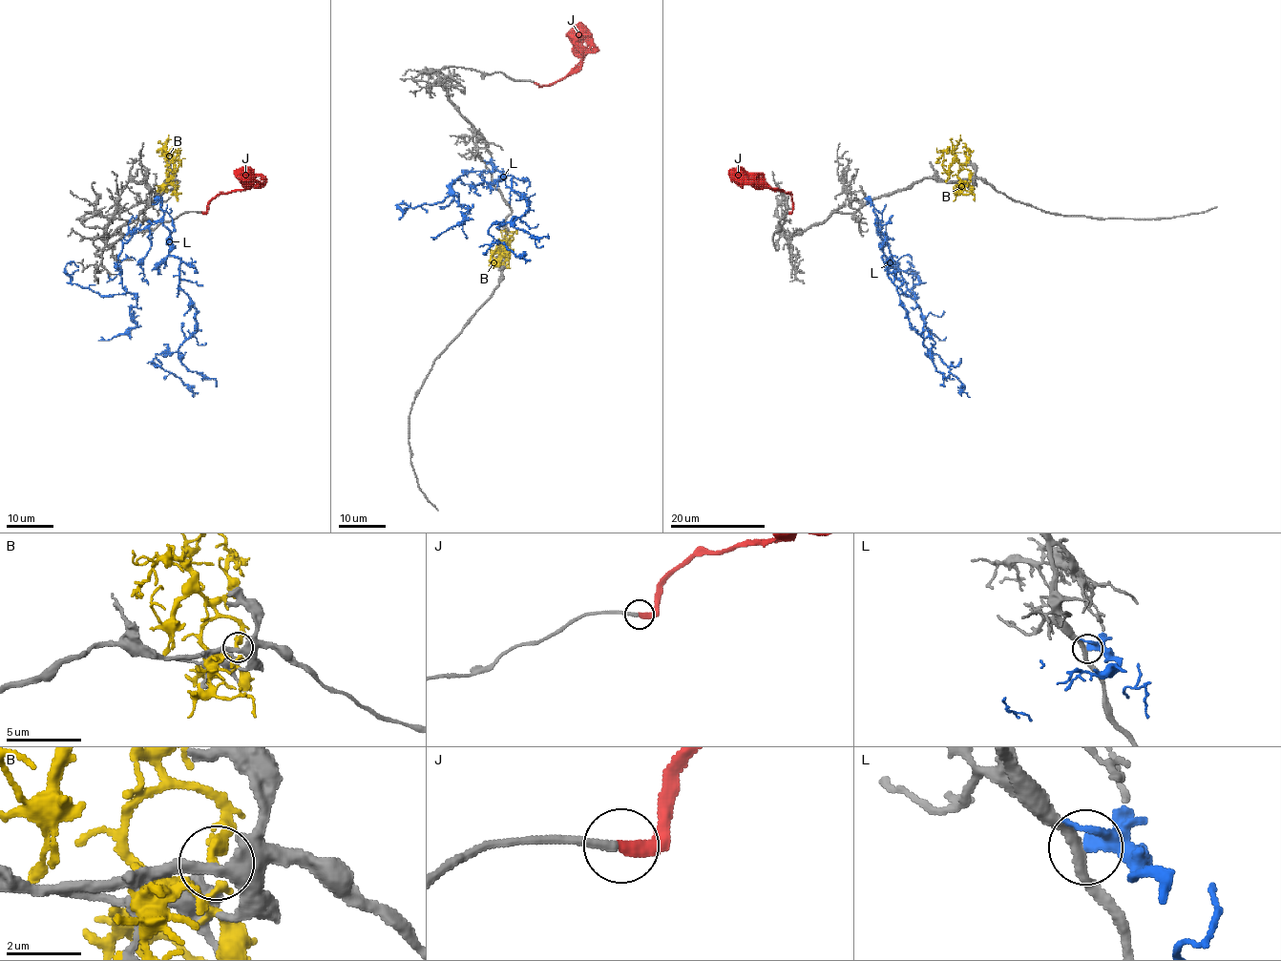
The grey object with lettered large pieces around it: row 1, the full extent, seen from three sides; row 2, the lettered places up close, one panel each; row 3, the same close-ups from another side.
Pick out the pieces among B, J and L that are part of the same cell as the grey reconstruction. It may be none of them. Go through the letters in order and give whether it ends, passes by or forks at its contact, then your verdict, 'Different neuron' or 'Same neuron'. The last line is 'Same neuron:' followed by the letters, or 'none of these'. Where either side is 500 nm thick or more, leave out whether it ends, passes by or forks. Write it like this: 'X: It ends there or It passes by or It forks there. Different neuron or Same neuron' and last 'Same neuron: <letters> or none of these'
B: It ends there. Different neuron
J: It ends there. Different neuron
L: It forks there. Different neuron
Same neuron: none of these

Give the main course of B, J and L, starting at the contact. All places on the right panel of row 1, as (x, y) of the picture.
B: (970, 178), (970, 171), (952, 154), (945, 151), (938, 159), (936, 158)
J: (788, 213), (792, 210), (791, 195), (758, 186), (739, 171), (728, 173)
L: (871, 199), (875, 225), (884, 238), (882, 259), (887, 275), (909, 323), (970, 397)

